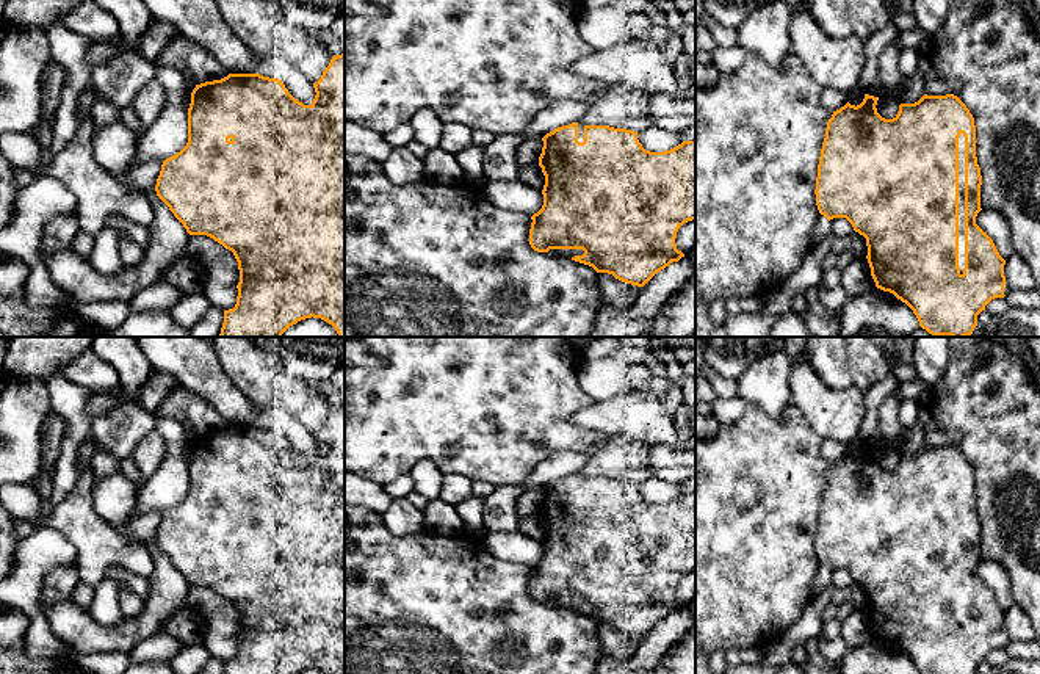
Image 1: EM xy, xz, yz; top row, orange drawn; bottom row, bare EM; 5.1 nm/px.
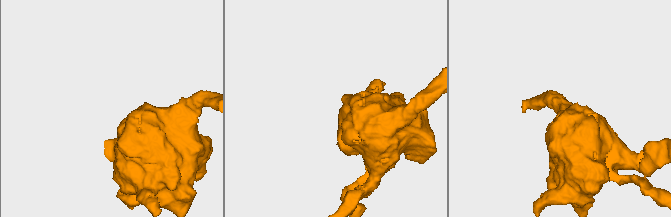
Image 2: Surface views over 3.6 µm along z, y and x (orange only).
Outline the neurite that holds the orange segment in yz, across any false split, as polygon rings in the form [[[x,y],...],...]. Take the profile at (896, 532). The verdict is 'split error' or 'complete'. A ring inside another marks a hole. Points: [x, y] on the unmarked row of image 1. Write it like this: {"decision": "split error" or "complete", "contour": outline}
{"decision": "split error", "contour": [[[865,445],[860,456],[849,453],[833,462],[827,473],[825,489],[821,500],[818,528],[816,528],[816,556],[821,566],[829,572],[833,569],[846,569],[855,583],[866,589],[868,614],[876,638],[893,644],[905,654],[919,674],[977,674],[977,666],[985,661],[985,657],[995,649],[1004,649],[1009,644],[1009,636],[1004,627],[1006,611],[999,607],[993,591],[976,575],[976,567],[980,560],[980,536],[982,527],[976,508],[976,477],[974,469],[966,456],[954,445],[927,447],[924,445],[915,455],[901,455],[899,462],[893,470],[885,470],[877,464],[879,448]]]}

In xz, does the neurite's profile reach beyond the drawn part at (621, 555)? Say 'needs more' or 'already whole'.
needs more

